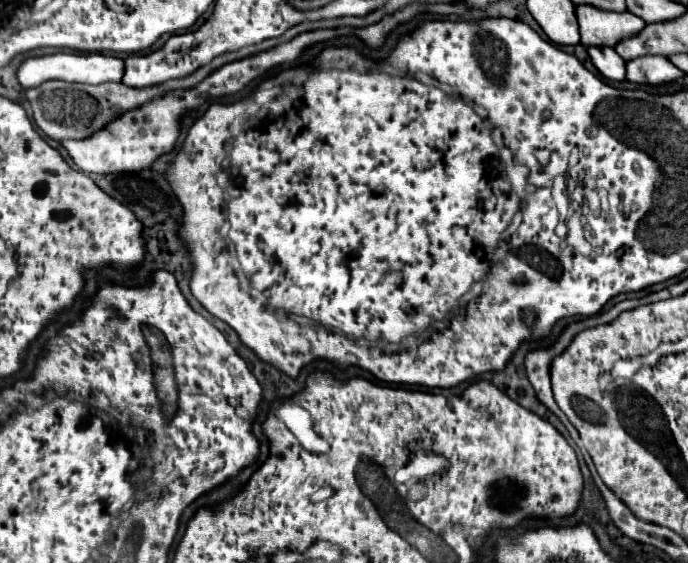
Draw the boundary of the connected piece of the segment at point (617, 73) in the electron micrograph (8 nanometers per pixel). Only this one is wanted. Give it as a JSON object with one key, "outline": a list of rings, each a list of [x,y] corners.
{"outline":[[[586,48],[586,50],[602,76],[616,82],[626,80],[626,62],[616,54],[614,48]]]}

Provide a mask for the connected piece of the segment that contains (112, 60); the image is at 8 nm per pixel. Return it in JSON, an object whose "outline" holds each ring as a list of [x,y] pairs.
{"outline":[[[58,52],[52,56],[28,58],[18,68],[18,80],[24,88],[40,86],[40,82],[48,82],[48,80],[64,80],[64,82],[78,82],[78,84],[104,84],[104,82],[120,82],[122,76],[124,76],[124,60],[116,56],[104,56],[104,54]]]}

